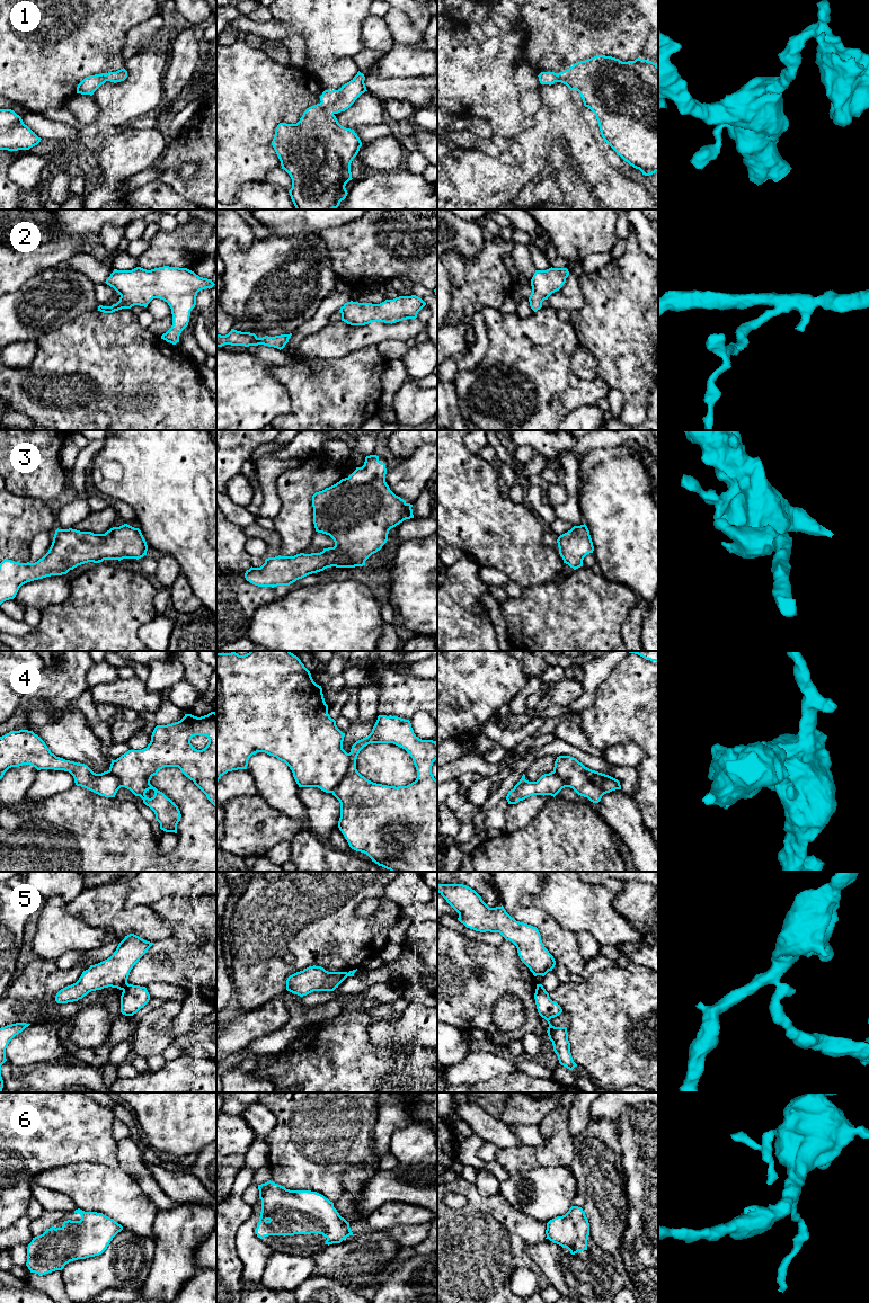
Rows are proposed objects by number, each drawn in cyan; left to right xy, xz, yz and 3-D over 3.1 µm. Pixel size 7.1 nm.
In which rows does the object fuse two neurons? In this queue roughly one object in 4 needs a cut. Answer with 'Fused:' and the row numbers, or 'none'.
Fused: 4, 5

